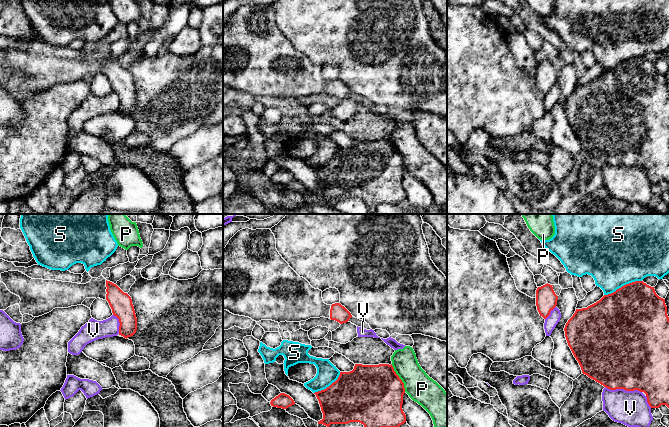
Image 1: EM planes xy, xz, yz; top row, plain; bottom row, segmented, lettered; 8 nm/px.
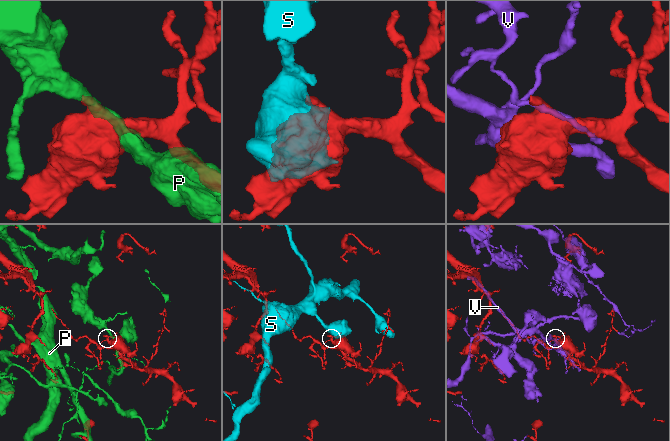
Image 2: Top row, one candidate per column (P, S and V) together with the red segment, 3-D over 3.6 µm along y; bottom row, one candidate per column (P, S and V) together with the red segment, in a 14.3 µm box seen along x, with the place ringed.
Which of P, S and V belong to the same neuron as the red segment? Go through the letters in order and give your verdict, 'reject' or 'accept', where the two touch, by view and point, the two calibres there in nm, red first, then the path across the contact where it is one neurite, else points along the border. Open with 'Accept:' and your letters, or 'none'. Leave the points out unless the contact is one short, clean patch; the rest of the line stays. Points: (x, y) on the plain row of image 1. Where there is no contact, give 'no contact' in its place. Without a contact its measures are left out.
Accept: none
P: reject; contact xz (399, 154); calibres 480 and 220 nm
S: reject; contact yz (622, 62); calibres 480 and 480 nm
V: reject; contact yz (623, 164); calibres 500 and 280 nm

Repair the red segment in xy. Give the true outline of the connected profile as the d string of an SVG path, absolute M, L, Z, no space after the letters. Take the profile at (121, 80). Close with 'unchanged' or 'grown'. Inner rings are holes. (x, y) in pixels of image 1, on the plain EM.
M19 47L1 49L0 57L20 73L20 88L39 93L55 84L81 81L86 74L107 76L114 92L119 95L119 111L133 112L137 94L131 73L103 52L92 54L86 60L56 56L32 55Z; grown

